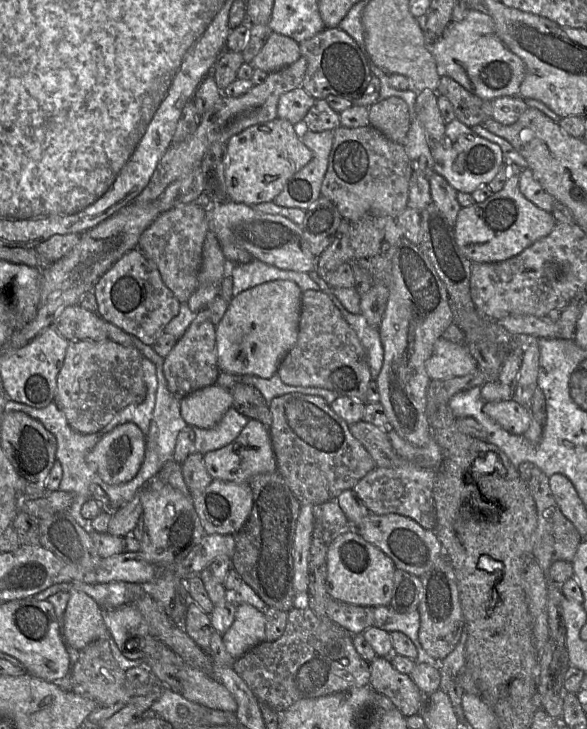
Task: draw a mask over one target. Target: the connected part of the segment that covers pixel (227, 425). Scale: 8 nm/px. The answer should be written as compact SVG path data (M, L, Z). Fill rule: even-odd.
M231 407L215 427L210 429L192 427L195 433L194 452L205 455L230 444L239 436L249 420Z

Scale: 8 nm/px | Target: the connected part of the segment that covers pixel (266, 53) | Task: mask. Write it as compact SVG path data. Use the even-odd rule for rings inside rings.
M272 32L250 65L269 74L289 66L300 57L298 42L288 36Z

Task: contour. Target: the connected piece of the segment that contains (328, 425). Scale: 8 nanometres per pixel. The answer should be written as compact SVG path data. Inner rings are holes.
M288 393L274 398L269 404L271 412L270 435L277 462L277 471L301 505L318 506L336 500L345 490L356 484L376 468L370 454L351 434L349 425L337 416L320 396Z

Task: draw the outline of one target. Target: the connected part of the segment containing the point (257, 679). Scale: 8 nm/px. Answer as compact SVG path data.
M293 608L288 612L283 635L273 642L264 641L248 653L235 659L233 666L238 675L261 704L282 713L295 702L317 698L370 684L370 663L365 661L353 645L353 635L330 619L320 619L309 608Z

